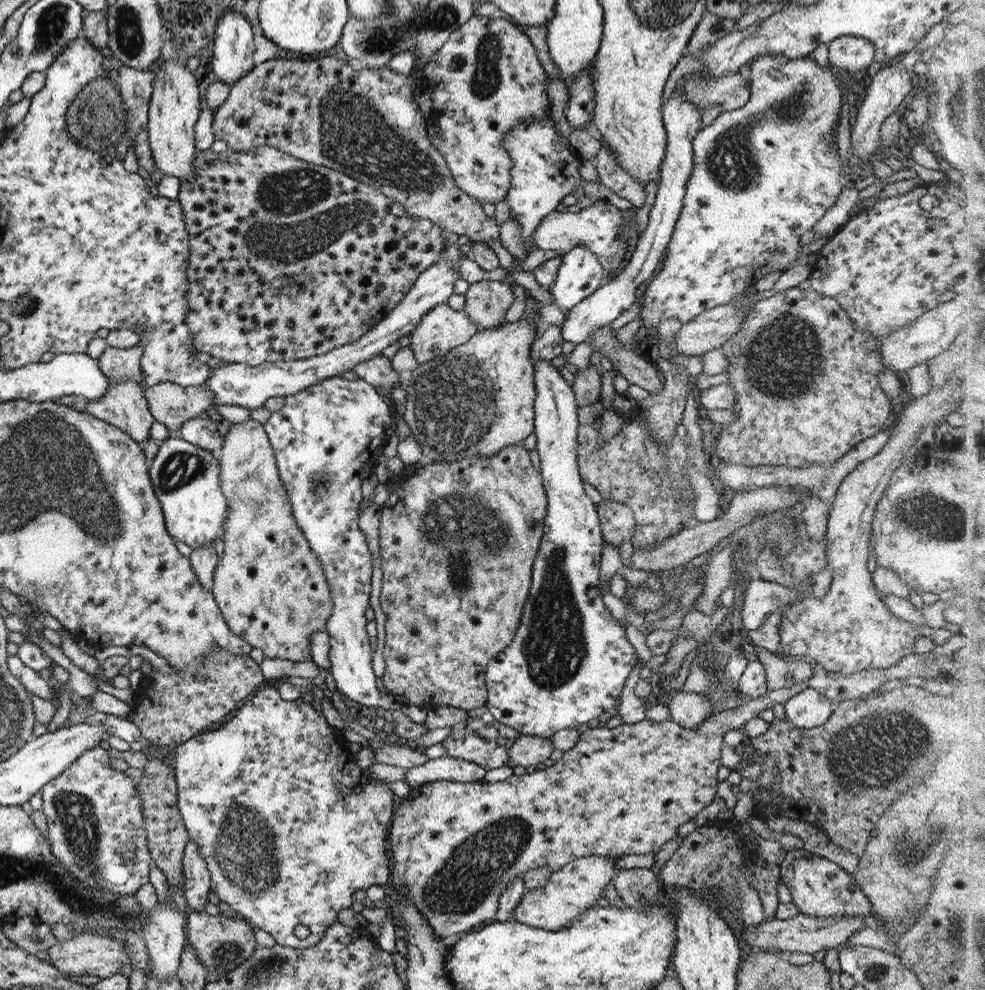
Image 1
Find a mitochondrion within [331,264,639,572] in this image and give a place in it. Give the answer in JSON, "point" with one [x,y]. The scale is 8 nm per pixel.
{"point":[458,404]}

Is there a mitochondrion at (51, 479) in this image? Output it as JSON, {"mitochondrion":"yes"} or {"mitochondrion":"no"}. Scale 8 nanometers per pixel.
{"mitochondrion":"yes"}

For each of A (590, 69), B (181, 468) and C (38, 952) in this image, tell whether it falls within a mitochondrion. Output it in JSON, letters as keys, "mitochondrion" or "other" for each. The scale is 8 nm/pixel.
{"A":"other","B":"mitochondrion","C":"other"}

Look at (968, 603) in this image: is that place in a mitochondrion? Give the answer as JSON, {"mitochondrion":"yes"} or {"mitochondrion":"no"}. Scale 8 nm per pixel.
{"mitochondrion":"no"}

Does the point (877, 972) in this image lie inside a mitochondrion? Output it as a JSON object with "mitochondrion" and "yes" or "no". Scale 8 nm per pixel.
{"mitochondrion":"no"}

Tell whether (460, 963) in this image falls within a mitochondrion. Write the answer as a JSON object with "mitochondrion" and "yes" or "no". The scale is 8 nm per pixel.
{"mitochondrion":"no"}

